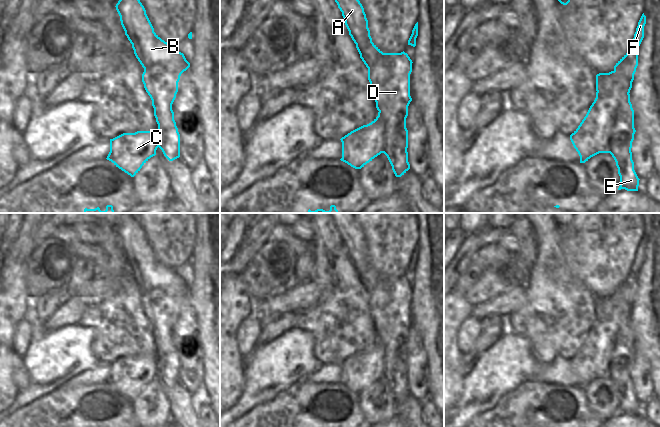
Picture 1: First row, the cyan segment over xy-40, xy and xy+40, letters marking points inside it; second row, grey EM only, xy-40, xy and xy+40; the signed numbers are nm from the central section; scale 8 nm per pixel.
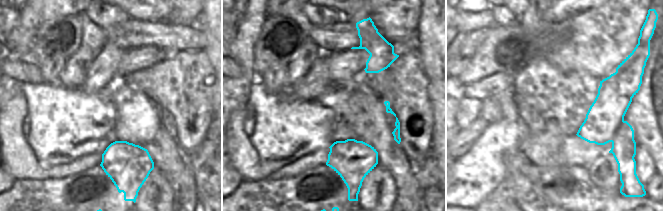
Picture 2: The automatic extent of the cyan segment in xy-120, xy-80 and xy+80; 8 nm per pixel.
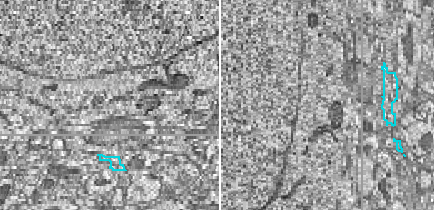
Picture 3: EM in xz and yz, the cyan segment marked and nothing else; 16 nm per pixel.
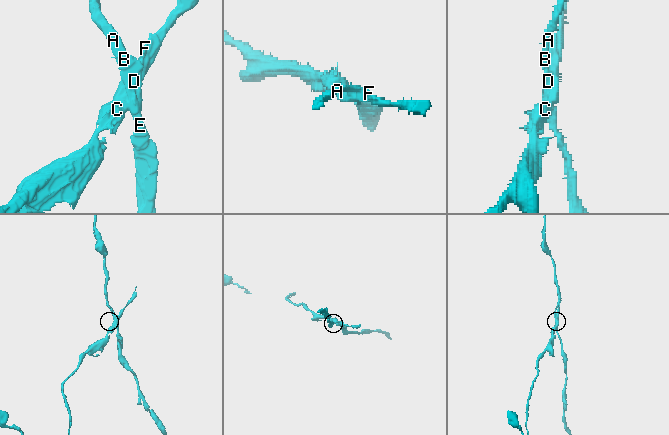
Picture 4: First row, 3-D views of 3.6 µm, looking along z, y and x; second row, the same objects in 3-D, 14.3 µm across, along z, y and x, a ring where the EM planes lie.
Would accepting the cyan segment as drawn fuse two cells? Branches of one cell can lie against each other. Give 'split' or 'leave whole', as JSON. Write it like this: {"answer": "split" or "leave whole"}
{"answer": "split"}

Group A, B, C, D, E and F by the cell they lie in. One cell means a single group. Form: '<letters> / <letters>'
A B D E / C F

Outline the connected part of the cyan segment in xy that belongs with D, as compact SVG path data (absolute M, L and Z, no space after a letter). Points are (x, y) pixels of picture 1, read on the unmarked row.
M330 213L342 236L349 259L356 268L360 282L368 292L370 314L376 332L386 350L386 377L396 401L409 393L408 354L406 342L410 320L410 305L388 305L394 300L390 277L383 277L373 266L364 232L354 213Z

